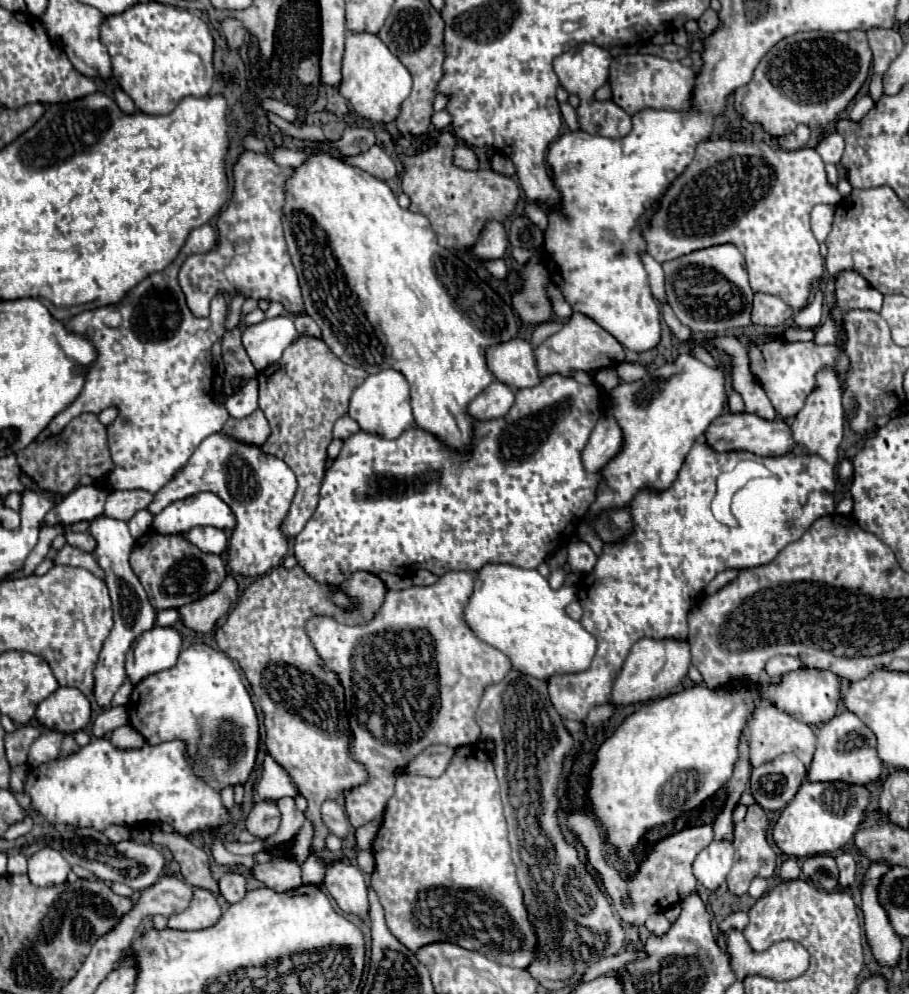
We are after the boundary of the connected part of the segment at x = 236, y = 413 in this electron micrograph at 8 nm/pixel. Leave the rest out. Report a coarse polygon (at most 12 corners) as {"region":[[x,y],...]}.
{"region":[[245,380],[225,402],[233,418],[257,410],[257,380]]}

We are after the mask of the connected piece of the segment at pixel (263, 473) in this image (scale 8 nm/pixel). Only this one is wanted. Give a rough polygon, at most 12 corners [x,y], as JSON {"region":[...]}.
{"region":[[223,432],[149,504],[213,492],[237,516],[235,574],[281,566],[293,470]]}

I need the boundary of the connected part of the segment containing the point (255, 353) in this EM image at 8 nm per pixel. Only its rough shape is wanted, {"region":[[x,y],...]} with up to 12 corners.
{"region":[[281,314],[247,326],[243,346],[257,370],[299,338]]}

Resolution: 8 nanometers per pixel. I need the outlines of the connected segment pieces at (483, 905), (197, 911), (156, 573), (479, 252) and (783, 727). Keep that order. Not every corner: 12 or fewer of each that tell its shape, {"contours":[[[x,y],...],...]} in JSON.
{"contours":[[[493,762],[399,776],[371,886],[409,950],[525,968]],[[195,888],[187,910],[169,918],[173,930],[203,930],[223,910],[211,890]],[[183,534],[137,538],[129,562],[155,610],[215,592],[219,556]],[[487,222],[473,244],[479,260],[503,258],[507,232]],[[759,706],[749,724],[751,766],[795,752],[809,770],[809,724]]]}

